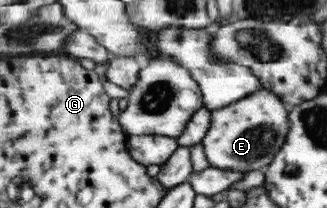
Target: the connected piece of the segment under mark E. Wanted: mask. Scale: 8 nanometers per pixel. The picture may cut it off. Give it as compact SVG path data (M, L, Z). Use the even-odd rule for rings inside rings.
M267 88L212 112L211 125L202 145L210 166L233 171L264 170L286 145L291 129L289 106Z

